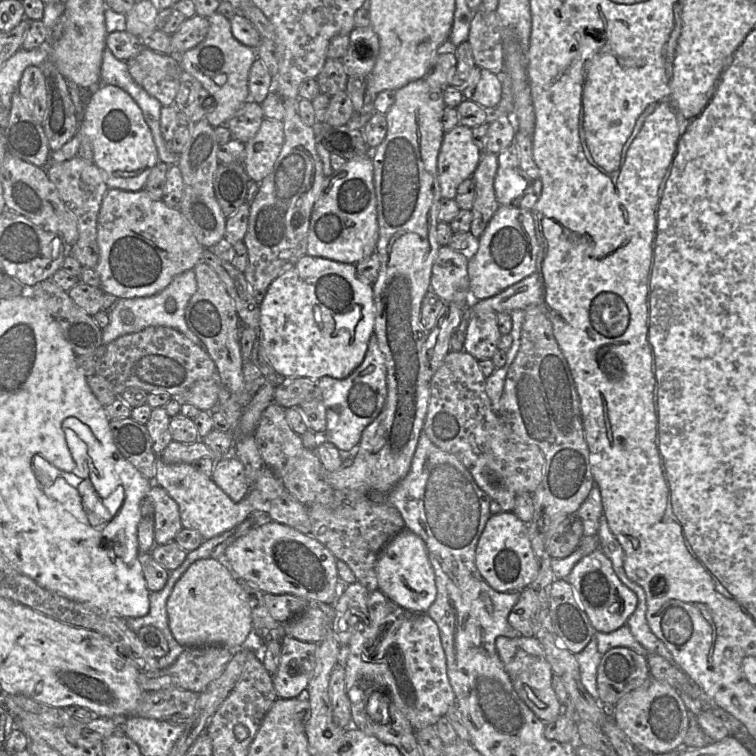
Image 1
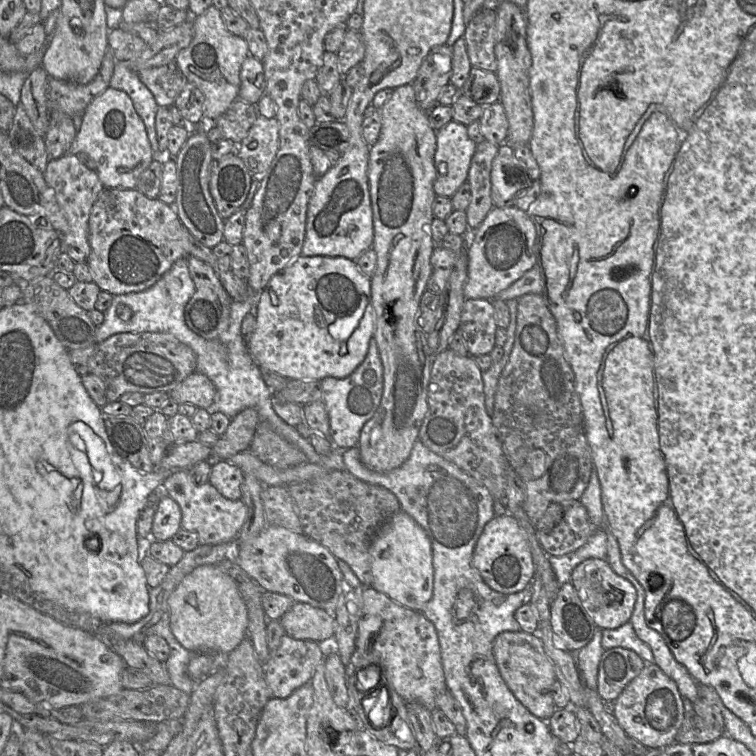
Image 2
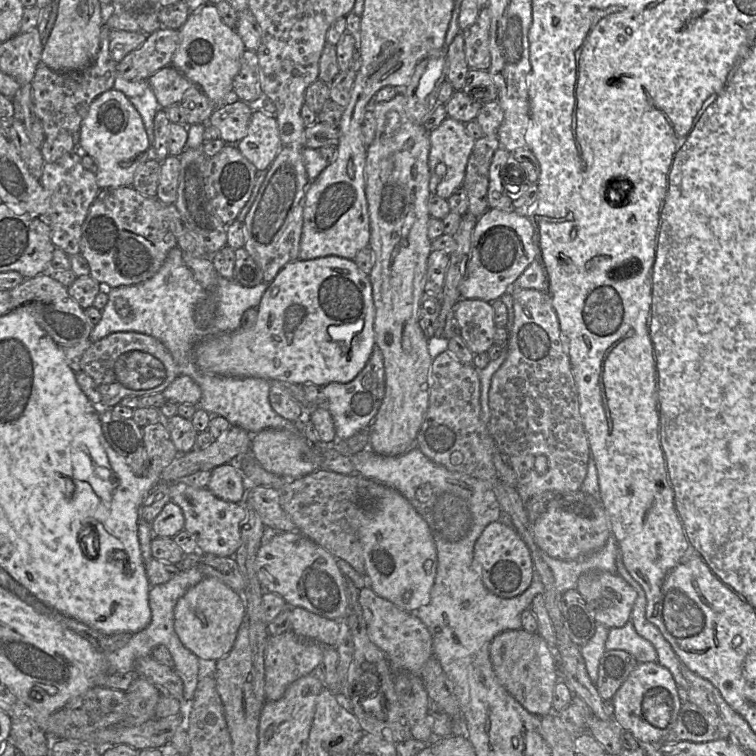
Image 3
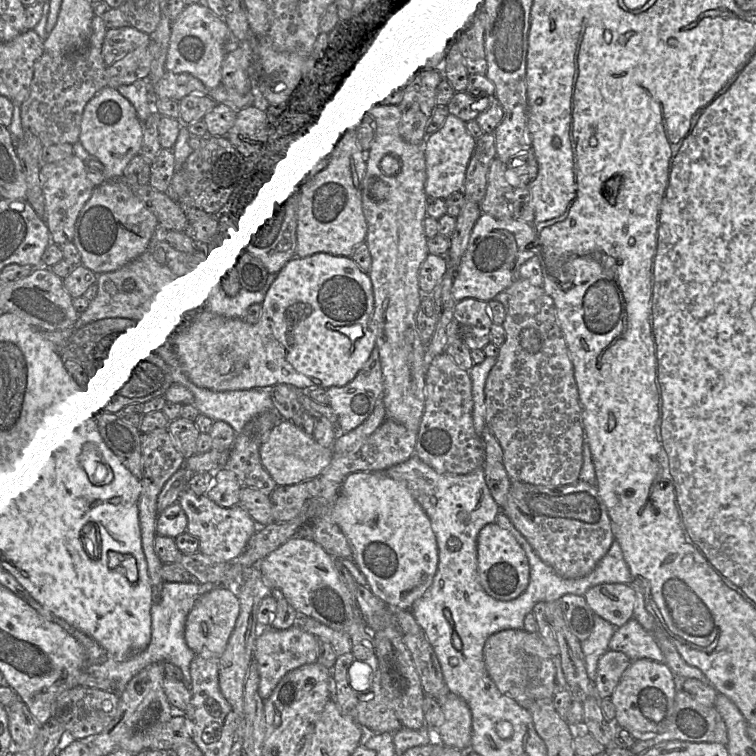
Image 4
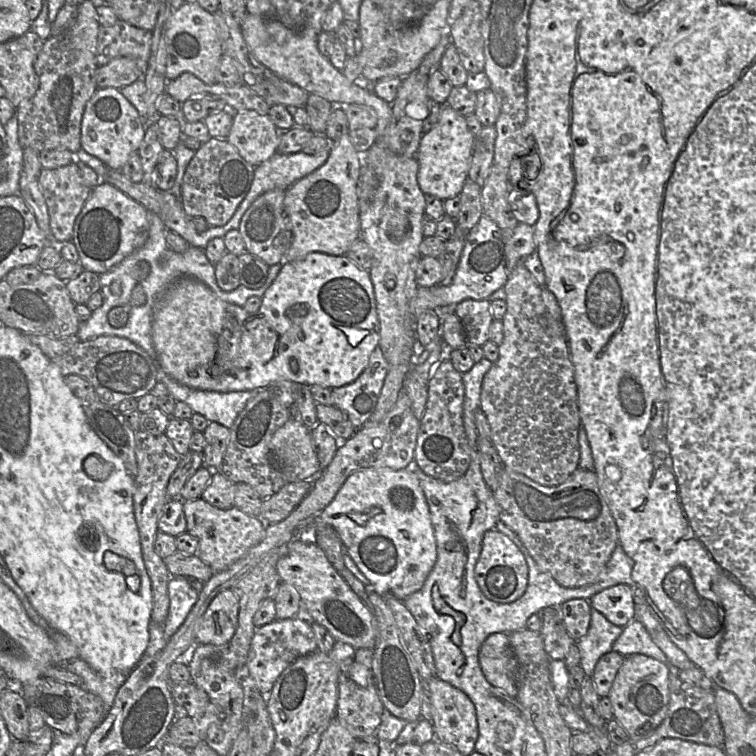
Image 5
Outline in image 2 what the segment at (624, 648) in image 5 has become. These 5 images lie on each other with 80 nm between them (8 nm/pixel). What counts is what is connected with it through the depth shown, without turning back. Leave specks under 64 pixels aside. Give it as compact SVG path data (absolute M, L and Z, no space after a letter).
M629 621L616 629L602 629L601 645L604 650L614 647L631 649L644 660L645 664L654 662L650 647L637 636Z

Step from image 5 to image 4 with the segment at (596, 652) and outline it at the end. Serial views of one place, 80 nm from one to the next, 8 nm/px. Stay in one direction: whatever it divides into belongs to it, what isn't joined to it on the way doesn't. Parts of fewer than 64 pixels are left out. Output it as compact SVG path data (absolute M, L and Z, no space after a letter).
M594 614L594 625L591 634L581 642L586 670L589 679L594 682L597 675L597 665L601 656L609 650L609 642L616 629L610 622Z

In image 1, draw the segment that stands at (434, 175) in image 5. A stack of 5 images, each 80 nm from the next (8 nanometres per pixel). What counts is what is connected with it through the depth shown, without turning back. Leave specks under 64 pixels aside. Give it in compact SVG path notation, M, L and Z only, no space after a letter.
M459 124L444 133L437 159L442 197L456 197L463 181L472 177L481 155L482 151L473 142L470 127Z

